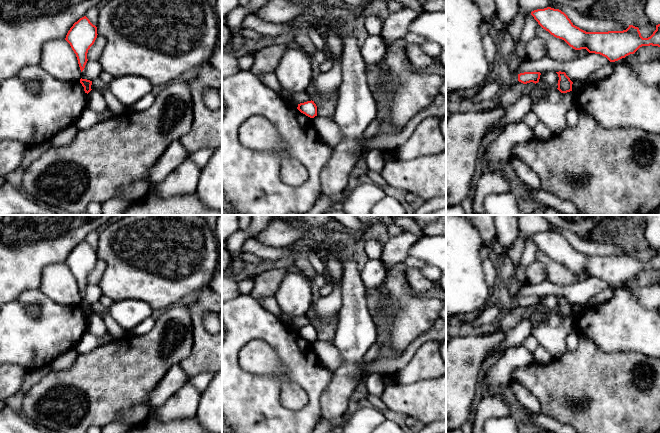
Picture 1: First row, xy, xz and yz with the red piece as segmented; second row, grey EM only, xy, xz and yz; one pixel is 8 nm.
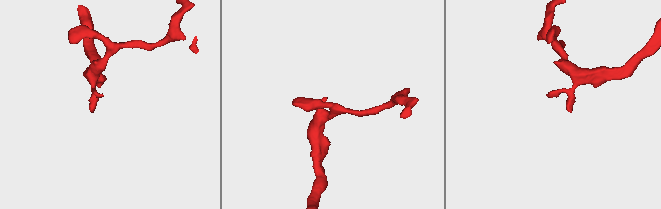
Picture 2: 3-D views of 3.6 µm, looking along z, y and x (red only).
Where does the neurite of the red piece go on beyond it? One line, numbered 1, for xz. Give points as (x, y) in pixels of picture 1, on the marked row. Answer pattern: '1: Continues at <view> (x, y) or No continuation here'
1: No continuation here

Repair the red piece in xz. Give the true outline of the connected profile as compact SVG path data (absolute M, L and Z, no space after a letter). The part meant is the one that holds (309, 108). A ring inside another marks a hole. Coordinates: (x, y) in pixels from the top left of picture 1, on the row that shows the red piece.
M312 100L298 104L297 109L310 118L317 116L317 106Z

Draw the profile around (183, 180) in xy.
M187 158L162 182L155 186L148 186L147 195L150 192L157 194L160 198L186 194L195 195L200 176L201 169L190 158Z

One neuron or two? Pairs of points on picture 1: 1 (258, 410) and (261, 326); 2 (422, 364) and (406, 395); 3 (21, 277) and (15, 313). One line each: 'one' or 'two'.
1: one
2: two
3: two

